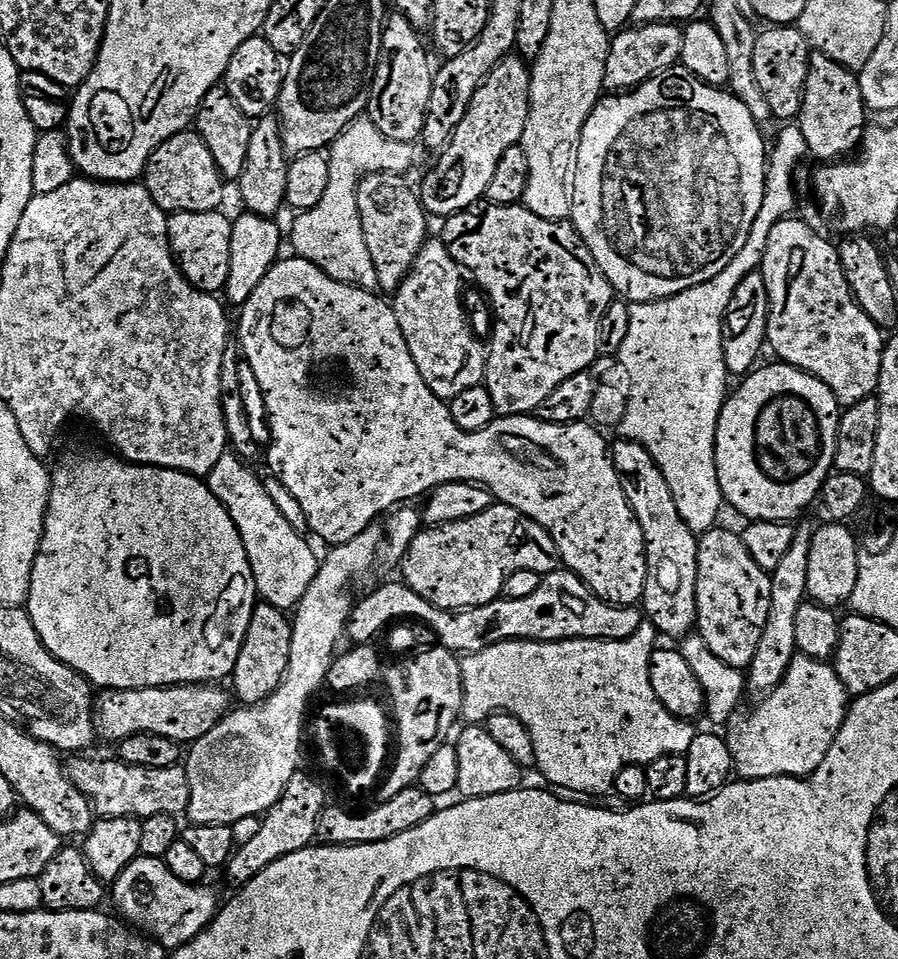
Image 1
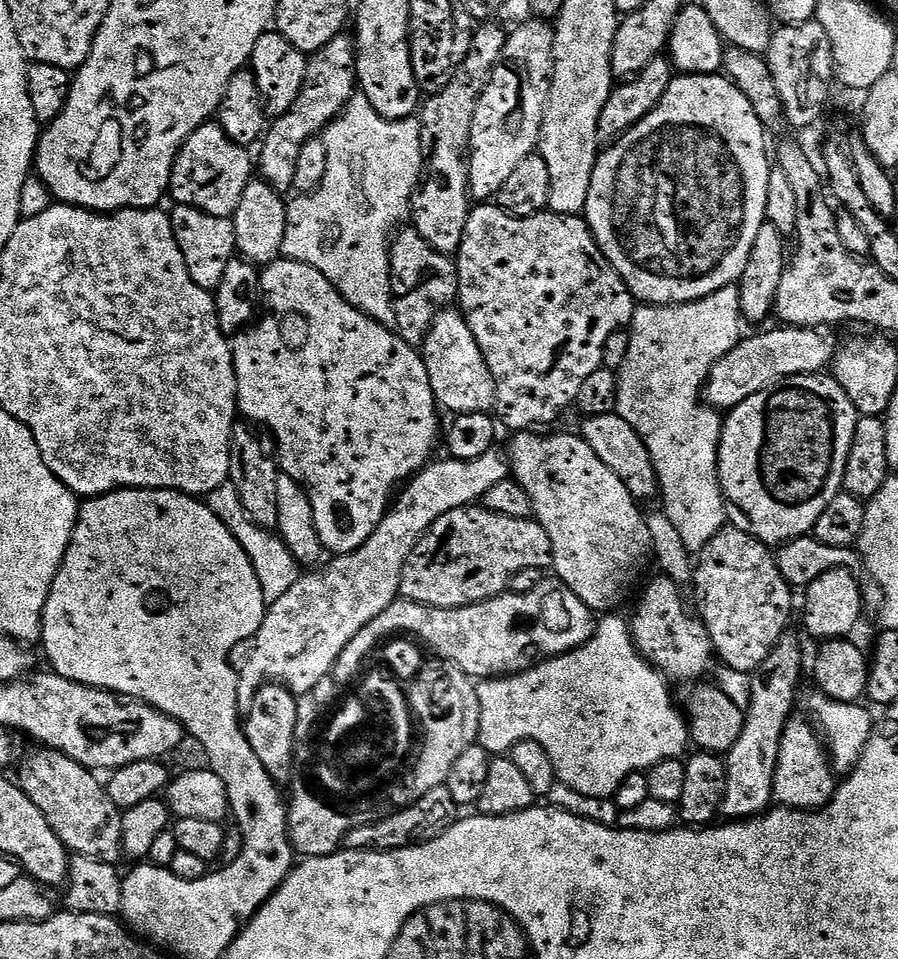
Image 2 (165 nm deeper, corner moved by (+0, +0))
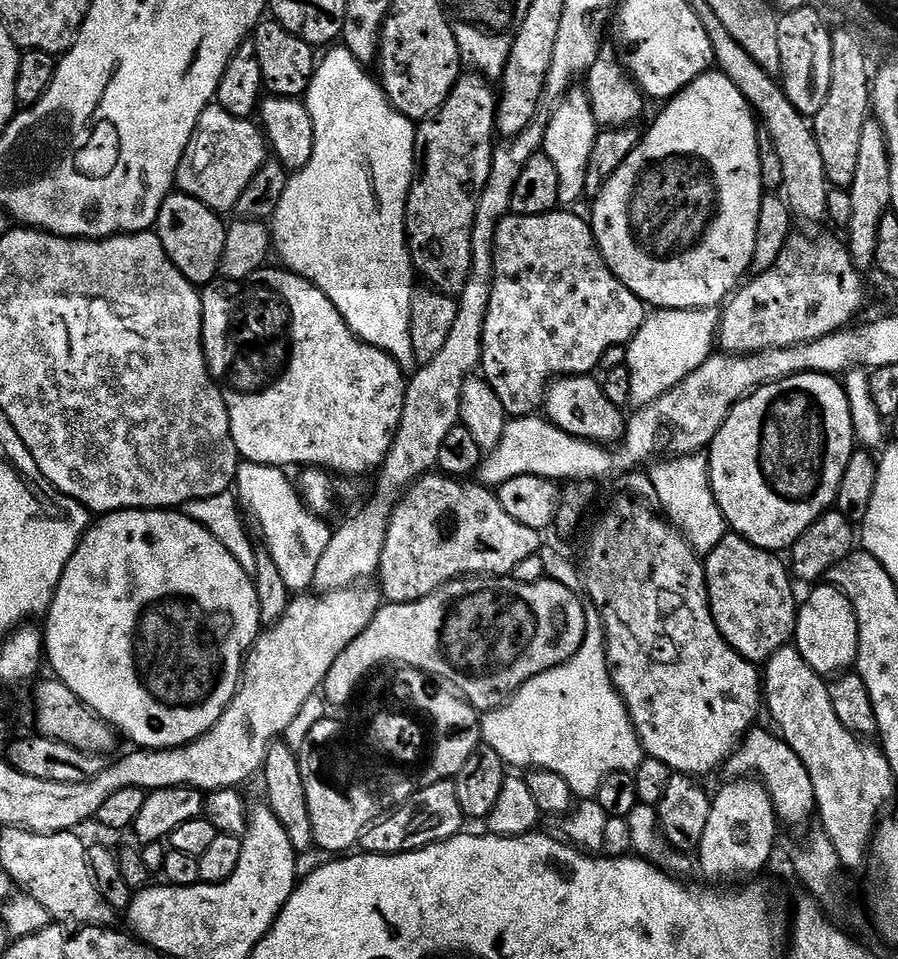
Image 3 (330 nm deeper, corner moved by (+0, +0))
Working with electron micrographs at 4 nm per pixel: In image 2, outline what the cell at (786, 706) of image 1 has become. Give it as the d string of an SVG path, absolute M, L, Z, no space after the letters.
M793 718L784 727L774 770L772 798L777 805L785 808L820 810L832 800L838 784L835 779L832 781L834 769L817 729L807 719L805 720Z

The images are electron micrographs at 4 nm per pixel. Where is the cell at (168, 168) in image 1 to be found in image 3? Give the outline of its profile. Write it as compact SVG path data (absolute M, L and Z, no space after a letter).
M208 107L200 116L191 149L178 173L179 191L198 198L198 202L218 214L231 213L252 179L270 160L270 145L265 133L252 123L251 119L240 120L225 108Z

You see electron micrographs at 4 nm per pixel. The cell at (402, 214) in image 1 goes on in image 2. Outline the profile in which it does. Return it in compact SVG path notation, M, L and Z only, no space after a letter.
M405 228L405 232L395 233L388 253L388 282L393 295L392 318L398 335L411 348L419 349L436 315L457 303L460 283L455 259L434 250L426 238L417 234L415 228Z

